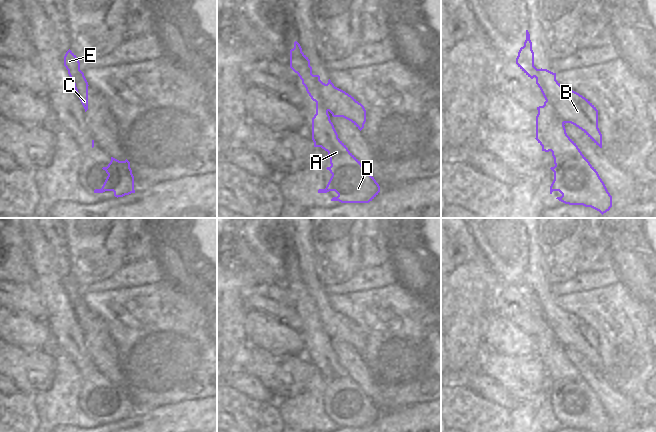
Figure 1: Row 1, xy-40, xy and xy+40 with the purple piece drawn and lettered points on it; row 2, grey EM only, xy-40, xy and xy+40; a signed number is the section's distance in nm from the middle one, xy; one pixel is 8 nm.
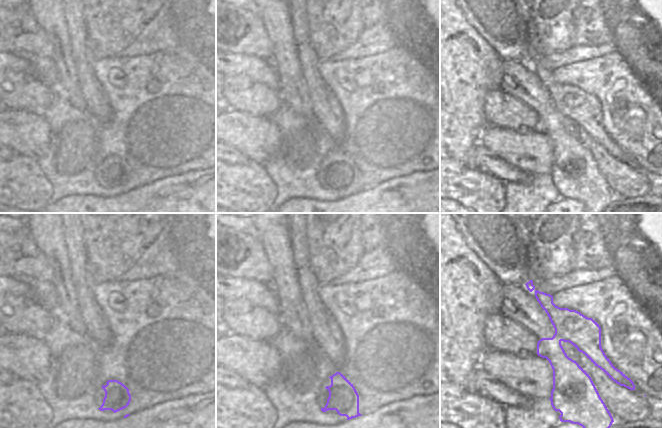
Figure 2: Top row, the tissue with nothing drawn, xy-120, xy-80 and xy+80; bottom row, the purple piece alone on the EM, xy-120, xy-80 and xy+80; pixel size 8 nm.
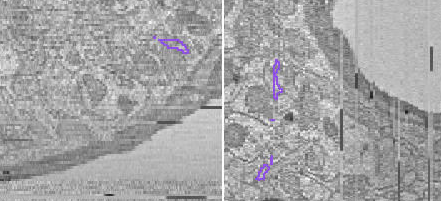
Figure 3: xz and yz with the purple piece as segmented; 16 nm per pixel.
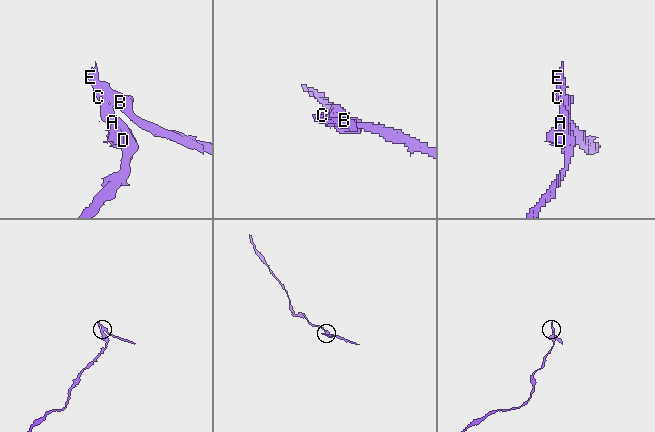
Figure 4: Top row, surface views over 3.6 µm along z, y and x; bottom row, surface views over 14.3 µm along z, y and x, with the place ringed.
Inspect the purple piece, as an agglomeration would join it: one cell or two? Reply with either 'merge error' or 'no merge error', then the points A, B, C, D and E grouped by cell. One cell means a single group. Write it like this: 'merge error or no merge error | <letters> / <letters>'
merge error | A D / B C E

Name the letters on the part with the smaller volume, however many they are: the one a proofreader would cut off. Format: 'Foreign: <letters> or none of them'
Foreign: B, C, E

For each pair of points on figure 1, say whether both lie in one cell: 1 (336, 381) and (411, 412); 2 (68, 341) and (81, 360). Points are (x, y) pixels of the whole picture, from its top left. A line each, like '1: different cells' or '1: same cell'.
1: different cells
2: same cell

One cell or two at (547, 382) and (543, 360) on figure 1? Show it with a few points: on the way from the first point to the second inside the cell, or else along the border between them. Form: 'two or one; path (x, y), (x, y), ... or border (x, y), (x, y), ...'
two; border (542, 374), (551, 376), (554, 398)

